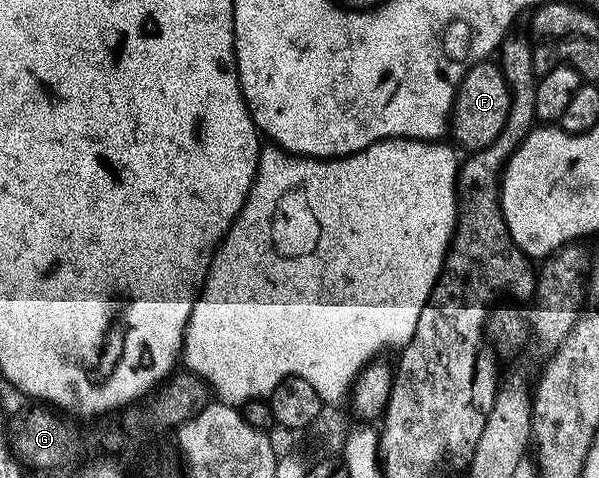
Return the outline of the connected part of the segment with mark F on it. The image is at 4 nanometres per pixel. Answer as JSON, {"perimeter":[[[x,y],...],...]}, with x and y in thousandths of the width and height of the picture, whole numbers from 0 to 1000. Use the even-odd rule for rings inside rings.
{"perimeter":[[[816,123],[800,128],[788,144],[781,144],[756,207],[753,287],[756,278],[755,293],[776,316],[810,312],[830,289],[833,274],[840,274],[840,257],[846,257],[850,184],[836,155],[835,134],[823,130],[821,136],[820,130]]]}

